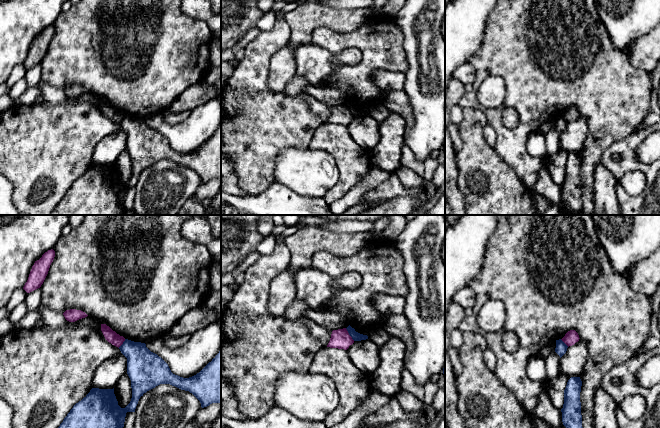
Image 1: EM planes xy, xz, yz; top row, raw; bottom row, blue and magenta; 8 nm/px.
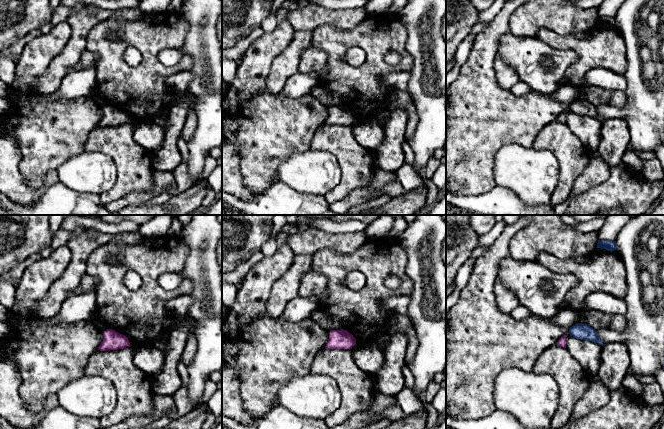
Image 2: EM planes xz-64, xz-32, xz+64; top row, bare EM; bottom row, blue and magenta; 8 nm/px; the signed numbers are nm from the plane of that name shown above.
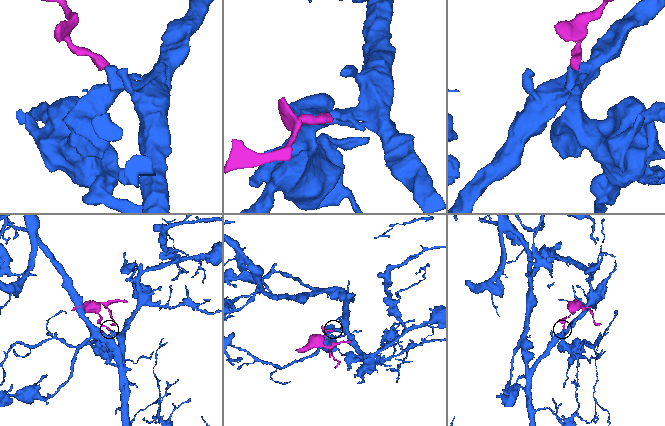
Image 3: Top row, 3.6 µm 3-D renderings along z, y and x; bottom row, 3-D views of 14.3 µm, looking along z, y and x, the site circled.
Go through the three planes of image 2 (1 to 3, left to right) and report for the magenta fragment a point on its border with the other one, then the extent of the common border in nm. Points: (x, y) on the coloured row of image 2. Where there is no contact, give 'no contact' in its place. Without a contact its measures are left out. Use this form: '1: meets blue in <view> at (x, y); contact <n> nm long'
1: no contact
2: no contact
3: no contact

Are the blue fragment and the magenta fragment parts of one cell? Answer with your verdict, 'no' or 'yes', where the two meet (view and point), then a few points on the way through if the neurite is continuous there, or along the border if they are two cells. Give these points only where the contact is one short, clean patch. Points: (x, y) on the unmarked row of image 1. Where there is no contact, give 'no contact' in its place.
no; meets blue in xz at (349, 110); border along xz (345, 104), (354, 116)

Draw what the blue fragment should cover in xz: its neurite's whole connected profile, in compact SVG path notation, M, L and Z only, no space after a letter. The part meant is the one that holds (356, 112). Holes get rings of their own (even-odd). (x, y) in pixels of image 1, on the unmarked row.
M350 101L346 105L354 117L361 117L361 116L368 115L367 111L363 111L363 110L356 108L355 105L352 104Z

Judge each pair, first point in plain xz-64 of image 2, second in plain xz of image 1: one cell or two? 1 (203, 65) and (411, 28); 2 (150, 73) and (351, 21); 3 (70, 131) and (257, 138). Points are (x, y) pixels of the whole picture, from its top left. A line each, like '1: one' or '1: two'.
1: one
2: two
3: one

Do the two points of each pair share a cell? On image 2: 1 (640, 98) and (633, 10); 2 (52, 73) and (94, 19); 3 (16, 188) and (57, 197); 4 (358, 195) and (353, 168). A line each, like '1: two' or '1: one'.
1: one
2: one
3: two
4: two

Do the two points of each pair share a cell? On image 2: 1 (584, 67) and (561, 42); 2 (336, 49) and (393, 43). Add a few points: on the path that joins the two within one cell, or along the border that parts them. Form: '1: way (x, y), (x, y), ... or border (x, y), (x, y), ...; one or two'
1: way (584, 58), (584, 55), (570, 42); one
2: way (350, 40), (379, 40); one

